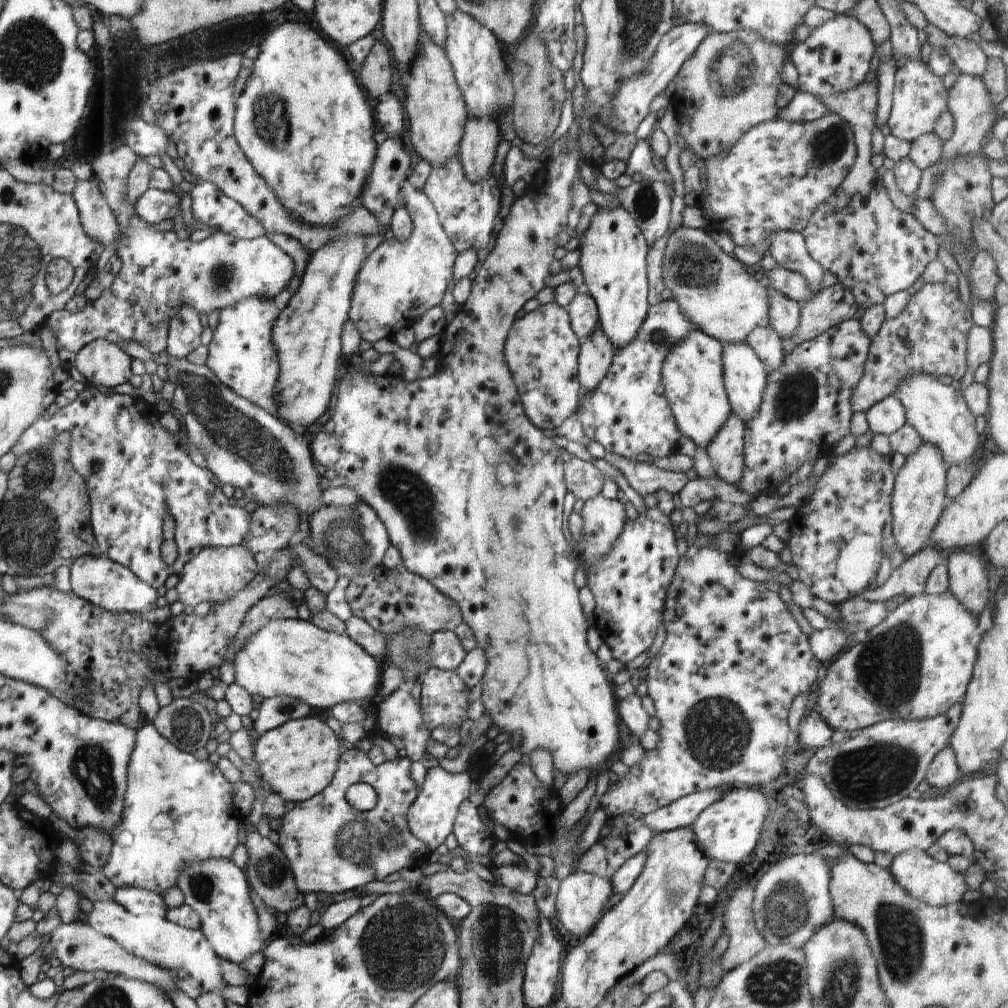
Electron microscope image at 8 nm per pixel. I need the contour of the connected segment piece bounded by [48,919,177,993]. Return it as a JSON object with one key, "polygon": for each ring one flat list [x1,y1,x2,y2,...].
{"polygon":[[79,919,66,924,61,922,57,927,56,930,51,932,48,945,53,947,54,955,65,968,70,968,74,971,85,970,86,972,106,970,111,975,128,976,128,978,136,978,142,982,150,983,164,993,177,988,169,970,126,952,112,938,96,932,94,928,90,928,90,925,83,920]]}

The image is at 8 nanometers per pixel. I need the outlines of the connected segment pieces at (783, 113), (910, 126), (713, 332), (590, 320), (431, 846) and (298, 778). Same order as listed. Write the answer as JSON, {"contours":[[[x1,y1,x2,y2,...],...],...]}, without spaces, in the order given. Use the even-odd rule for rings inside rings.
{"contours":[[[797,91,790,104,779,110,777,116,788,122,812,122,822,118,827,112,826,105,817,96]],[[907,61,897,67,892,92,892,106,888,128,890,135,903,141,913,142,922,134,933,132,934,122,948,110,948,89,944,88,943,79,936,76,923,61]],[[681,225,670,235,662,259,662,278,666,288,672,292,672,300,678,302,686,320,696,329,721,343,745,342,750,330,756,326,768,326,768,287,764,281,756,280,745,271,736,256,724,253,720,246,702,228,693,229]],[[585,290,578,292,574,300,567,306,570,326,579,341,590,338,594,328,599,326,596,302]],[[440,765,427,770,420,794,408,807,407,823,410,832,418,840,422,840,433,855,436,853,436,848,457,827,457,812,462,802,471,796,469,793,471,783,472,780,468,775,468,771,462,774,448,774]],[[310,715,264,732,254,745,257,774,285,803,292,804,320,794,332,782,340,754,340,740,335,732,322,718]]]}

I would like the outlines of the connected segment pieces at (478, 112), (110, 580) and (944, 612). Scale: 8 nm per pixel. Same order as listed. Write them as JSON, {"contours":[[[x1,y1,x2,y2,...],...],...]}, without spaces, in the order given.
{"contours":[[[460,8,446,17,446,56,462,91,469,116,474,118,497,118,503,110,512,107,514,87,512,73,506,69,502,44,493,32]],[[86,554,85,557,78,558,70,566,70,585,75,595,93,603,94,606,102,606,102,610,116,614,118,612,141,614,151,611,156,607,156,600,159,597,156,589,149,583,142,582,129,567,122,566,102,554]],[[946,591,939,595,931,595,924,592,918,596,908,597,902,604,898,605,894,611,889,612,888,616,886,616,880,624,874,626,862,642,858,642,858,644,849,648,846,652,843,651,838,658,828,663,825,667,825,677,823,681,819,683,820,696,818,696,817,711,822,717,822,720,830,726,830,728,848,732,862,730,877,722,888,719,922,720,944,714,947,710,950,710,951,706,958,704,958,701,961,701,966,694,966,688,968,688,968,682,970,682,970,678,972,678,974,664,976,664,976,658,978,658,978,642,981,642,982,634,980,628,978,628,977,618,974,618,974,614,970,614,970,612,952,596,952,592]]]}

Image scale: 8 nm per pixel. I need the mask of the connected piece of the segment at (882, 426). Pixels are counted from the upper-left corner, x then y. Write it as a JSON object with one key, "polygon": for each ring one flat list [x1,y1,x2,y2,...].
{"polygon":[[895,395,882,398,865,413,873,434,890,435,907,423,906,410]]}

